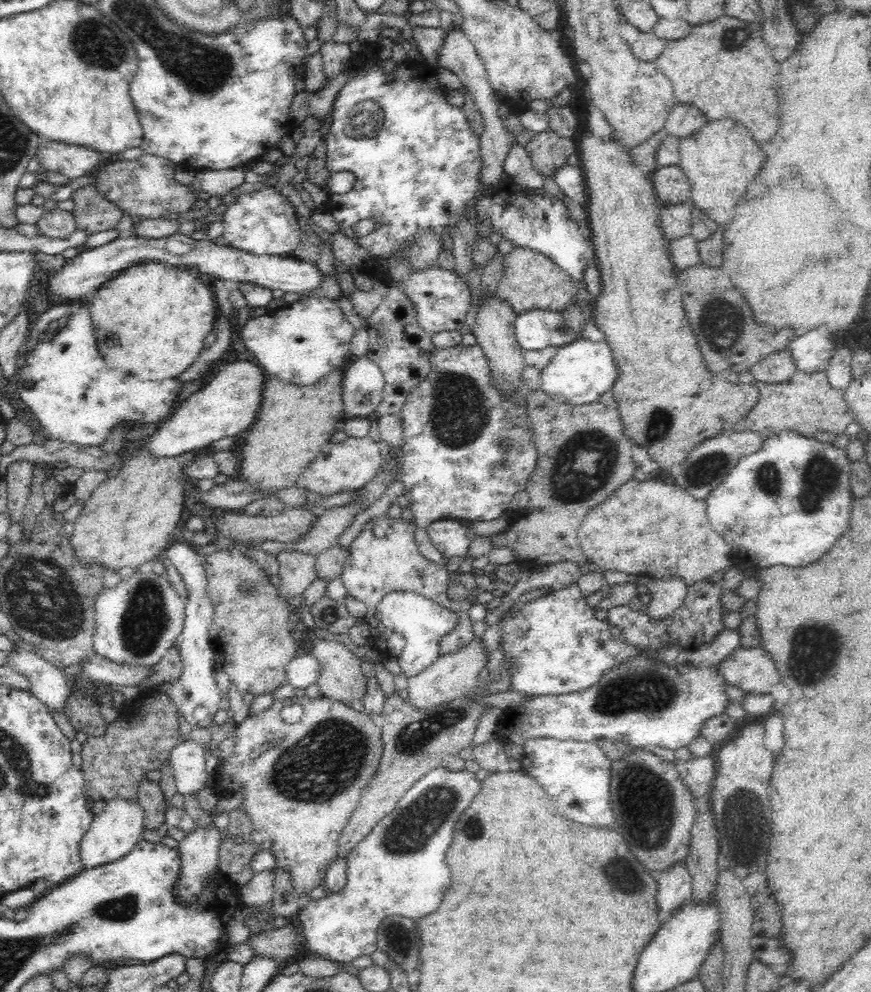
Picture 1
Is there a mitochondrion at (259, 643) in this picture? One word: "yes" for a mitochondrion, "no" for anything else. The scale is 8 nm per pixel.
no

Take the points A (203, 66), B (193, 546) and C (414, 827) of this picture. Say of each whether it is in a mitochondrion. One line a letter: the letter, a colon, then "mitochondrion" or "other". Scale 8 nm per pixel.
A: mitochondrion
B: other
C: mitochondrion

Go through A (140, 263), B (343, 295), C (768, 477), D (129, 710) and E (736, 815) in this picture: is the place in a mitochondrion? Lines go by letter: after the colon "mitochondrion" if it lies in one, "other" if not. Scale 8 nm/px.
A: other
B: other
C: mitochondrion
D: other
E: mitochondrion

